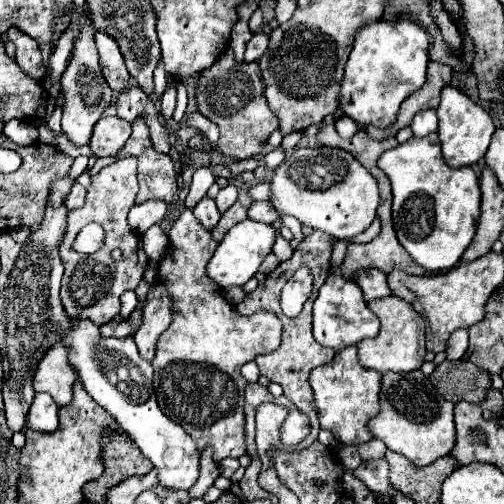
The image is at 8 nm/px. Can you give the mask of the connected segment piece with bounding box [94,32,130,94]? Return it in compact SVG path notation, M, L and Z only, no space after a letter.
M96 32L94 40L98 46L98 54L100 54L102 74L108 82L108 86L118 94L128 86L128 80L130 80L130 74L124 64L124 56L122 56L116 40L110 40L110 36L106 32Z

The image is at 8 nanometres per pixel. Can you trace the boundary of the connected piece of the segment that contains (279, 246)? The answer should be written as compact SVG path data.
M278 234L276 236L276 244L272 246L272 252L284 262L284 260L288 260L290 256L292 256L292 248L290 248L290 244L288 244L288 240L282 236L282 234Z

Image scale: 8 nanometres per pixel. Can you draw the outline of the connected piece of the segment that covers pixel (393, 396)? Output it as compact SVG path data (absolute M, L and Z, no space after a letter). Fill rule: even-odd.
M414 370L410 374L384 374L380 406L380 414L368 422L370 432L390 450L406 456L412 464L424 468L454 448L454 404L444 400L420 370Z

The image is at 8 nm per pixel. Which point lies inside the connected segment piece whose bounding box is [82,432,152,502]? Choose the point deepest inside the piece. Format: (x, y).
(122, 459)

